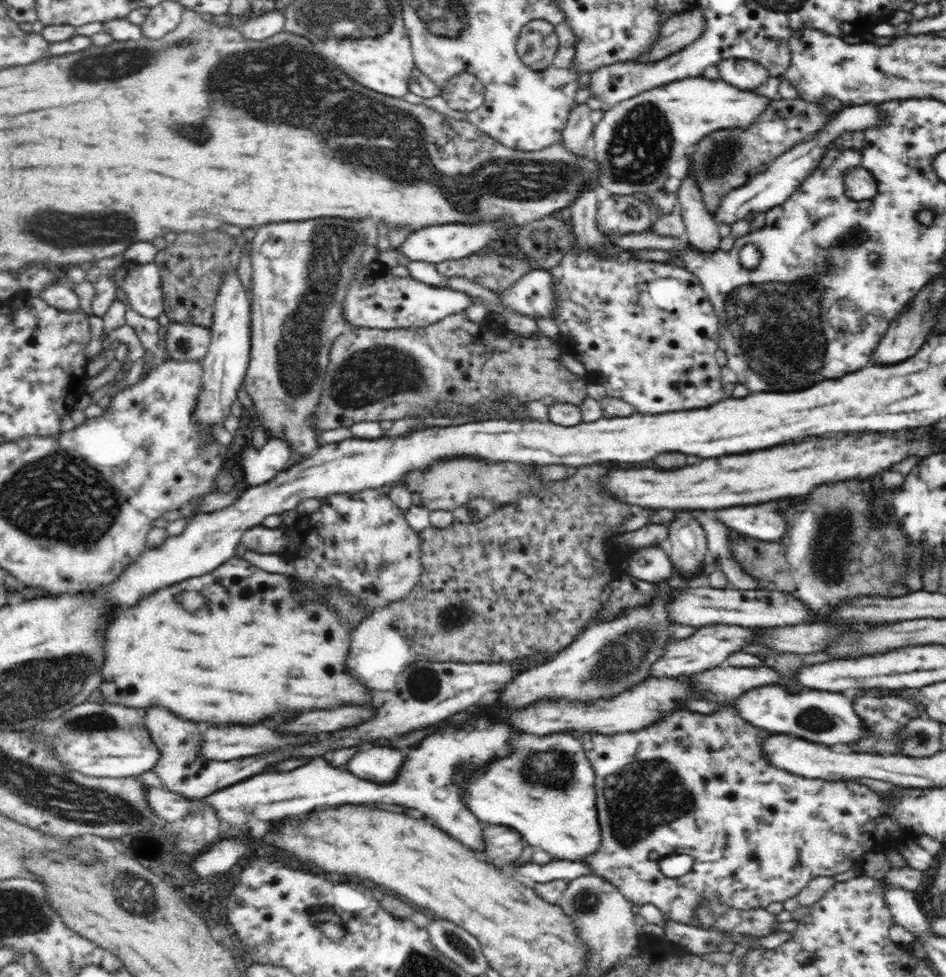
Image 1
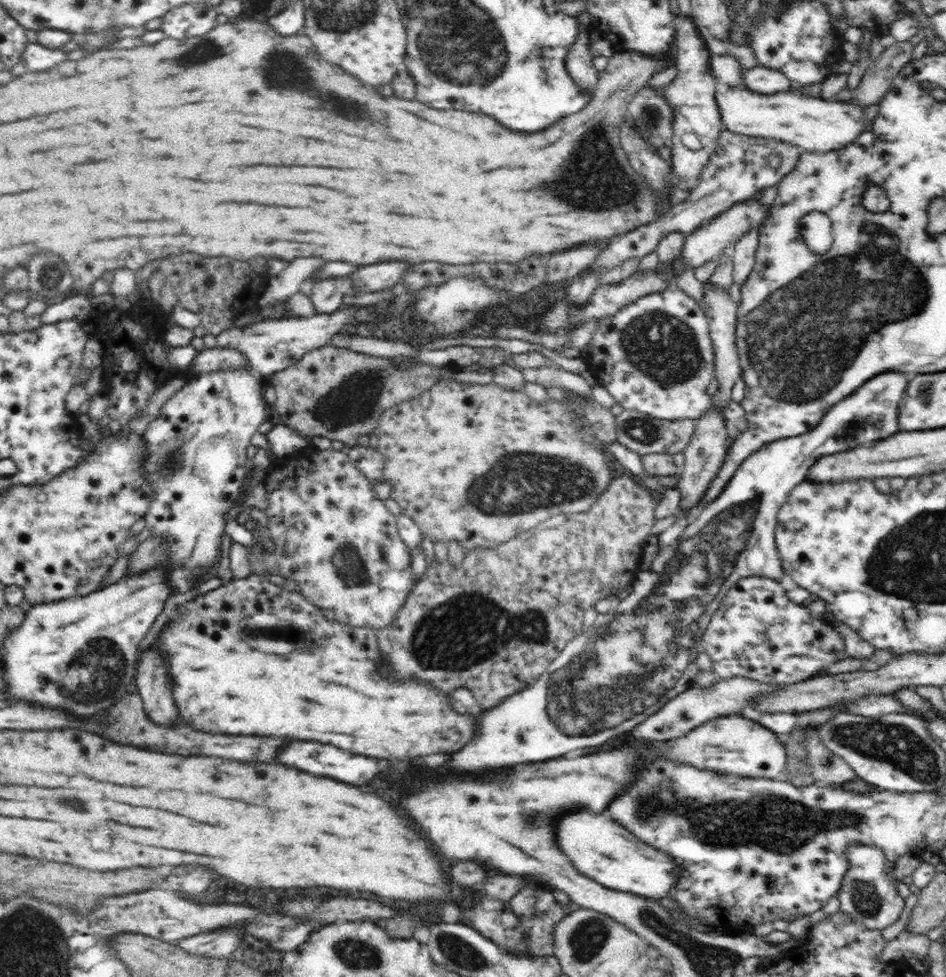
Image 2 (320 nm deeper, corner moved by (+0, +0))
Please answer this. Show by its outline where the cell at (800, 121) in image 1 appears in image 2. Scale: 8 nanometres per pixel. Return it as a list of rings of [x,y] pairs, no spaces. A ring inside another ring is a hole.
[[[908,40],[886,47],[879,59],[871,62],[862,74],[860,84],[852,90],[851,102],[864,107],[878,104],[901,68],[913,60],[913,48]]]

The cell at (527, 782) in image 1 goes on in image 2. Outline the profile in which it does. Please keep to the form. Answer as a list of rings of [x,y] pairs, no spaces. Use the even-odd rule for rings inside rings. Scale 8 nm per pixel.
[[[578,808],[556,818],[554,827],[560,851],[572,862],[580,875],[594,880],[610,891],[622,891],[653,901],[670,898],[679,878],[679,866],[675,858],[642,842],[628,829],[606,816],[606,812],[596,814],[587,808]]]

